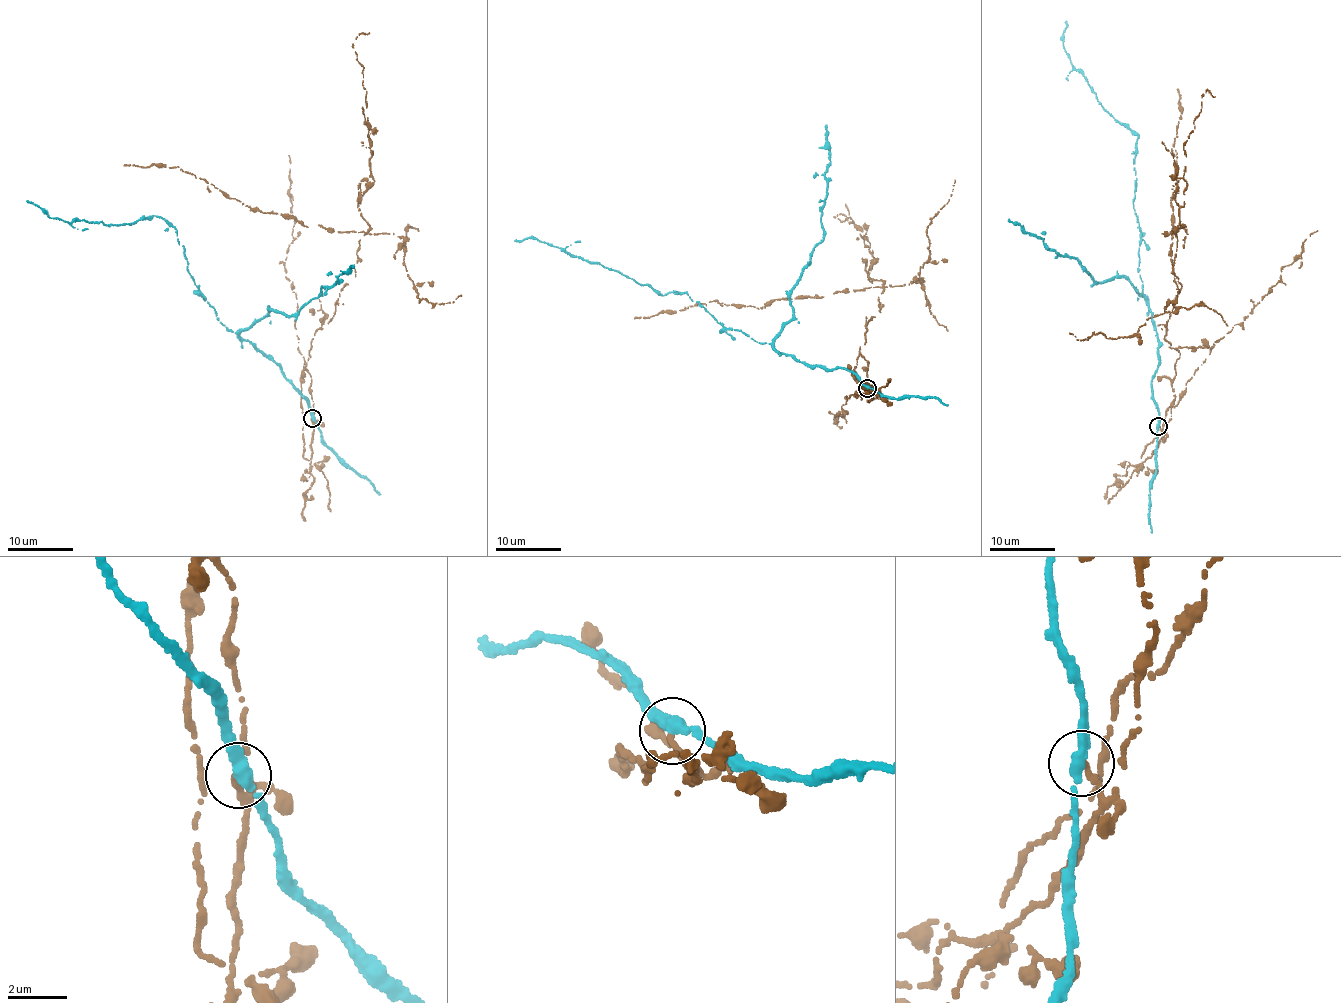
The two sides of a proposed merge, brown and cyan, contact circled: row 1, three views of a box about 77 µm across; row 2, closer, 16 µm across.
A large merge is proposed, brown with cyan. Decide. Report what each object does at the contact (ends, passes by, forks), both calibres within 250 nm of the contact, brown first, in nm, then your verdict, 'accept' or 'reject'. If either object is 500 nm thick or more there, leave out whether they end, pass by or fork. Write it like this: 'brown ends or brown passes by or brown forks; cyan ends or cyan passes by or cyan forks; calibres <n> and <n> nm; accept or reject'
brown ends; cyan passes by; calibres 220 and 360 nm; reject

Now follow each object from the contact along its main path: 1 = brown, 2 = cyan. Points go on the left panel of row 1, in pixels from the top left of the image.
1: (311, 417), (312, 338), (356, 276), (366, 233), (250, 209), (179, 167), (124, 164)
2: (312, 418), (310, 403), (281, 368), (220, 322), (194, 283), (176, 231), (162, 218), (70, 223), (26, 201)

